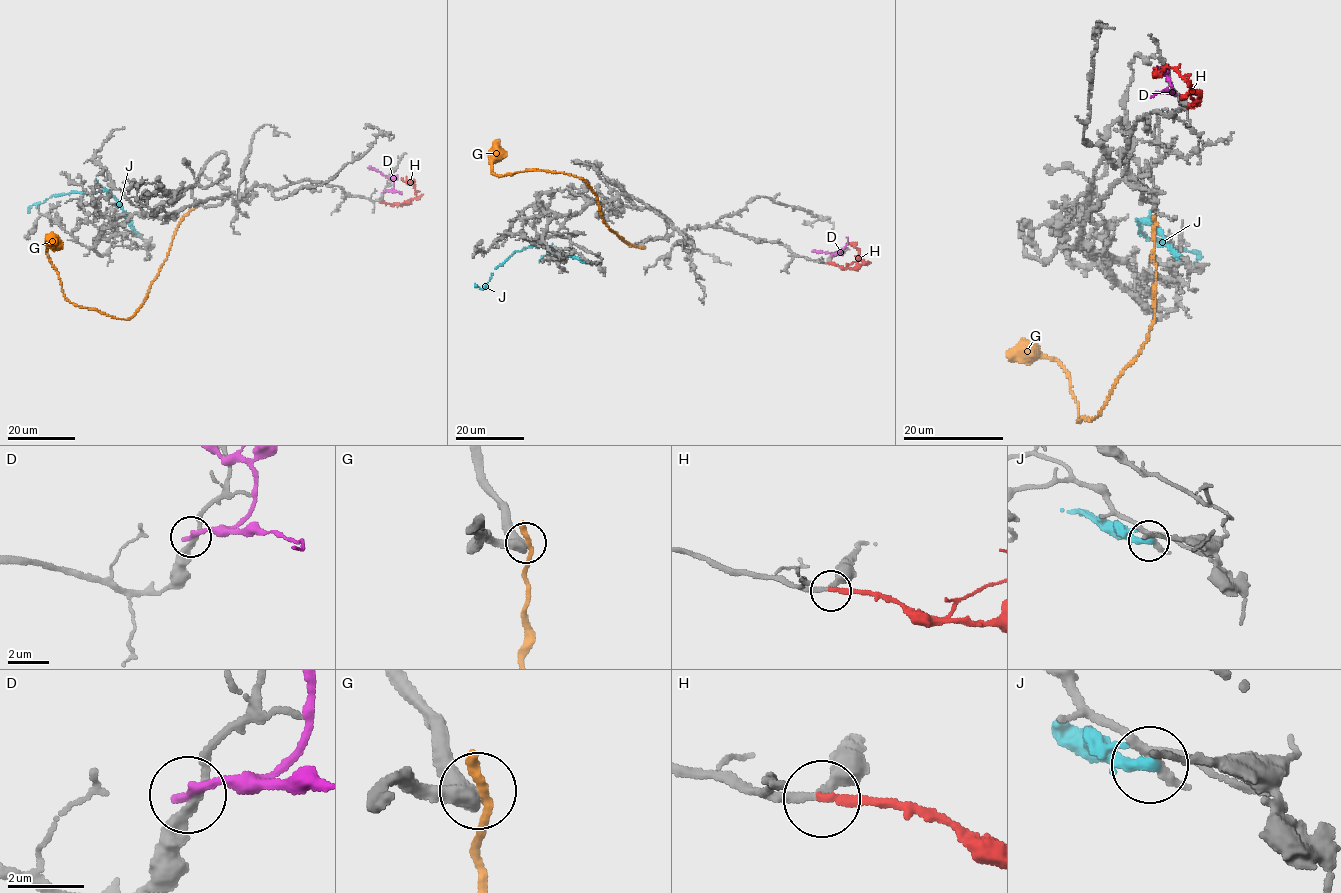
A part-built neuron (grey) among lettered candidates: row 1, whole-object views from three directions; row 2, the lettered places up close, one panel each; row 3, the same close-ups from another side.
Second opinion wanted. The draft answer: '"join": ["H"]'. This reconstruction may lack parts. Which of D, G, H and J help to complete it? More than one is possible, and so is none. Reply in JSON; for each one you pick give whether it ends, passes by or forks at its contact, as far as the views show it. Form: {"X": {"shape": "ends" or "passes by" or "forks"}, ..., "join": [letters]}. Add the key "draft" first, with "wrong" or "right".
{"draft": "right", "H": {"shape": "ends"}, "join": ["H"]}

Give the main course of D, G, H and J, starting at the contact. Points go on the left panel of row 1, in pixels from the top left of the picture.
D: (384, 191), (390, 190), (394, 182), (368, 167)
G: (196, 206), (180, 220), (143, 302), (126, 318), (73, 304), (65, 297), (46, 252), (48, 243), (57, 241)
H: (379, 200), (408, 204), (416, 197), (414, 181), (406, 182), (402, 178)
J: (139, 236), (123, 208), (105, 190), (51, 196), (31, 206), (28, 212)

